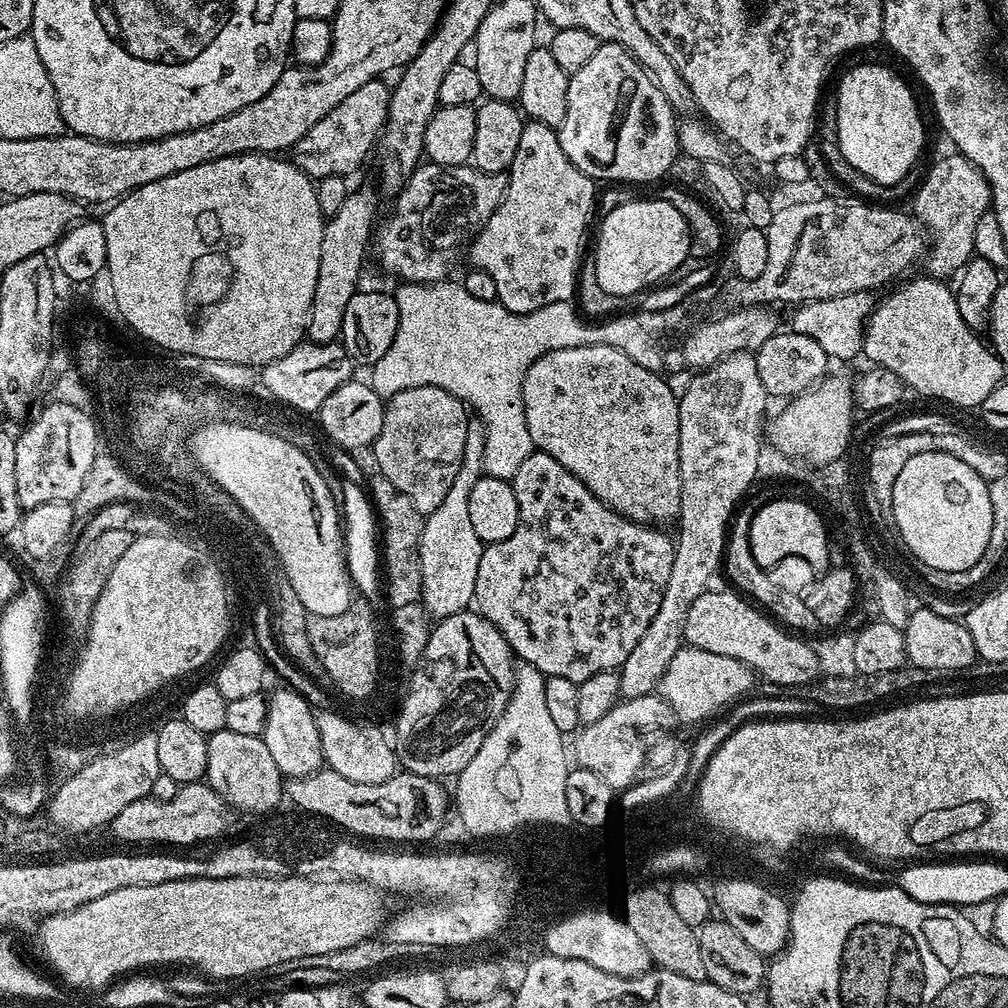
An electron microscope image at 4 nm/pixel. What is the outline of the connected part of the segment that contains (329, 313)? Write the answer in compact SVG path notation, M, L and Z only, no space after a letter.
M353 187L346 202L342 202L338 214L327 217L322 234L322 254L318 262L318 282L308 311L306 329L307 339L313 344L330 344L339 337L346 306L361 287L360 271L364 268L364 251L367 248L369 251L374 236L374 221L377 219L378 192L375 187L372 188Z

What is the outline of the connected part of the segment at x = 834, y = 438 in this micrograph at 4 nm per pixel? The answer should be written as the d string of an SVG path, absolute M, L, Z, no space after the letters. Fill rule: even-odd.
M825 375L824 379L814 388L799 396L791 397L788 404L776 417L769 419L766 424L766 440L771 446L782 442L785 450L795 452L809 452L816 458L830 458L842 455L850 448L848 435L852 432L852 412L854 413L854 401L851 379L844 376Z

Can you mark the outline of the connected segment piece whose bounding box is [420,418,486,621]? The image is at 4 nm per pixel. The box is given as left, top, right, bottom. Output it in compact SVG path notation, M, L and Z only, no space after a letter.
M477 418L469 419L466 426L466 446L462 449L462 466L458 466L454 483L446 493L446 498L442 498L438 510L424 516L420 539L420 600L428 616L437 621L465 611L476 599L474 582L478 582L478 562L482 562L486 546L478 538L478 533L470 522L470 490L474 490L474 482L478 482L481 476L485 475L485 454L486 430L483 422Z

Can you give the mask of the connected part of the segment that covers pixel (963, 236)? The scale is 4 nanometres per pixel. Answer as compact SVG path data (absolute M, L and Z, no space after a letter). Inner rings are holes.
M944 156L928 172L924 181L915 189L916 212L914 216L922 225L930 243L926 248L929 277L955 277L974 256L974 230L978 218L989 211L992 191L986 178L965 156Z

